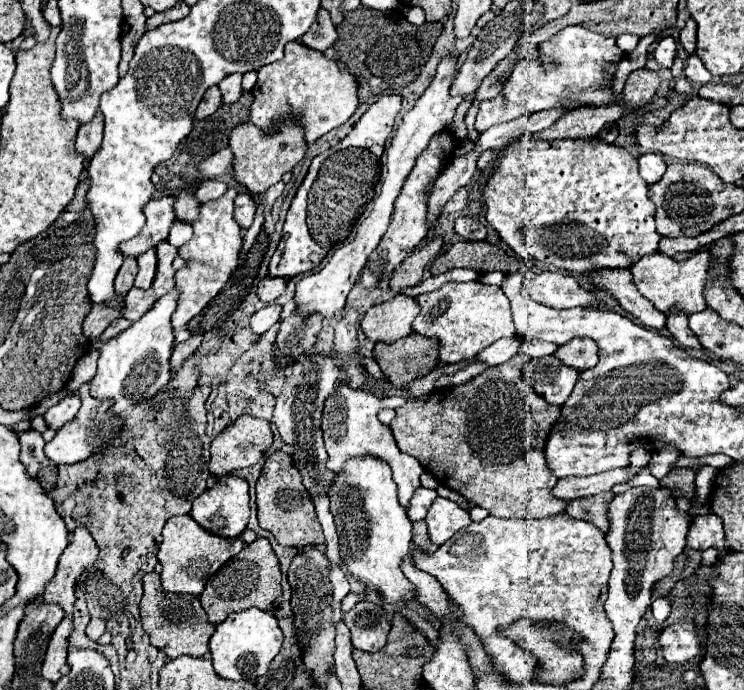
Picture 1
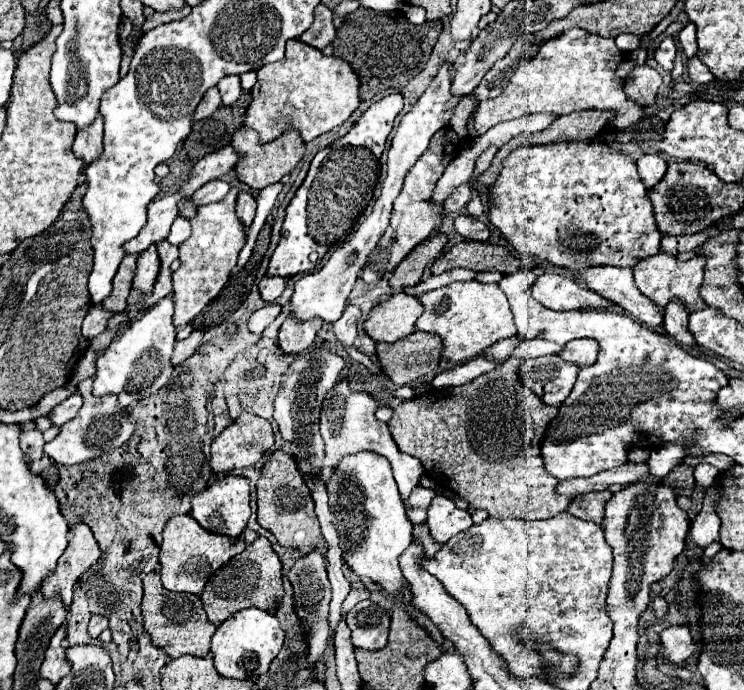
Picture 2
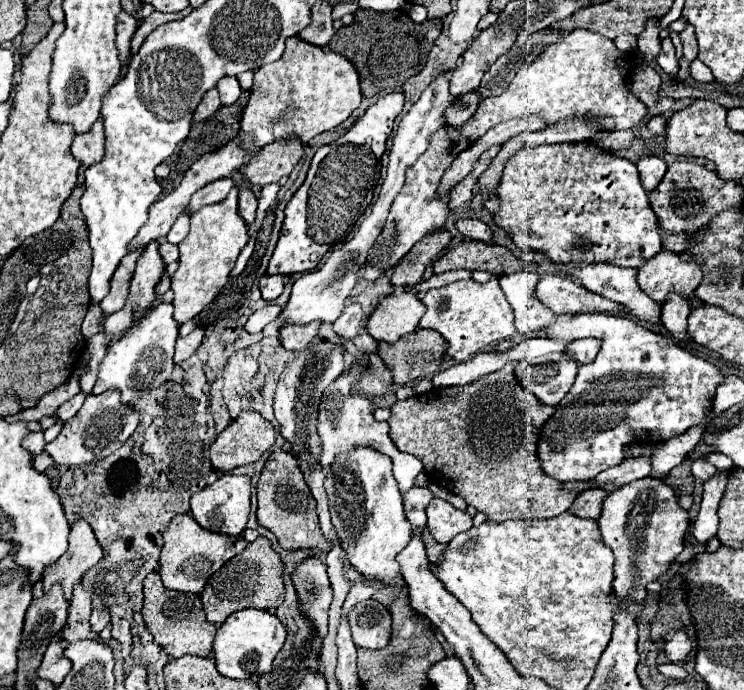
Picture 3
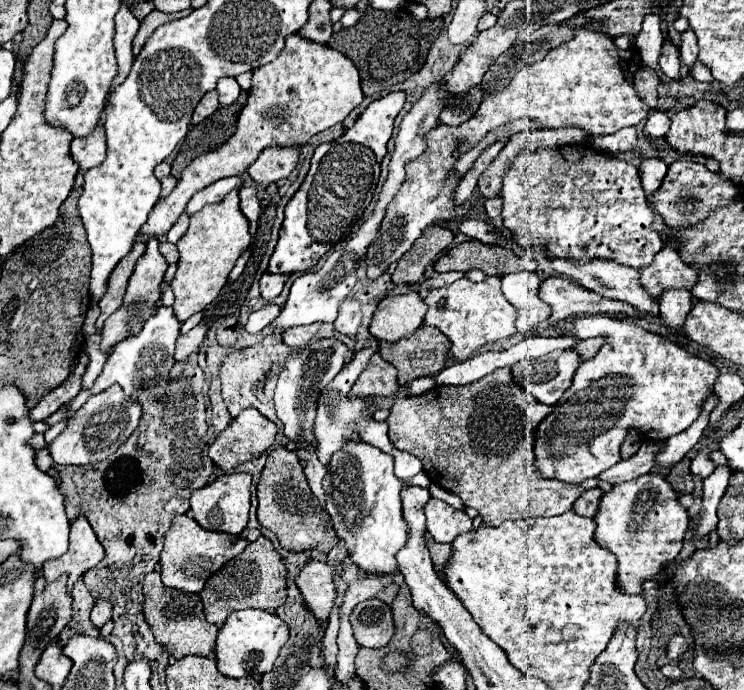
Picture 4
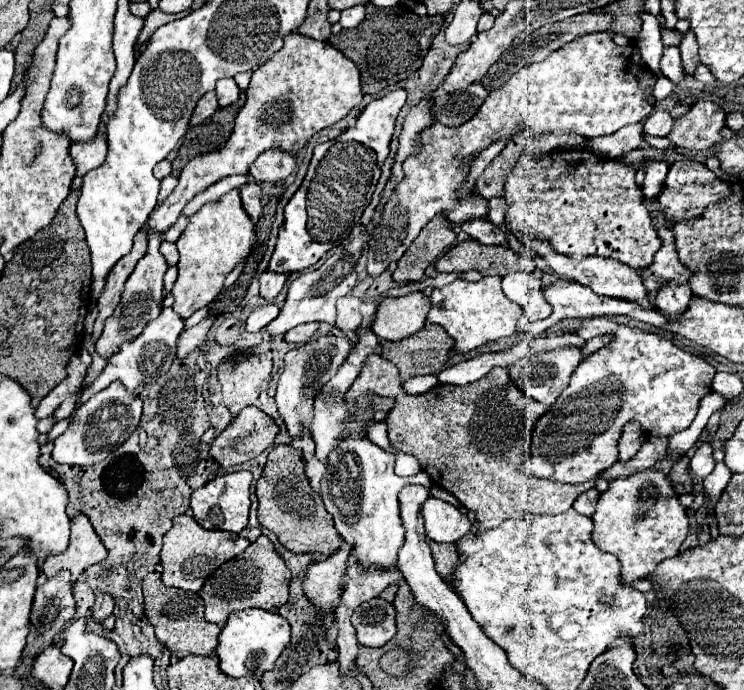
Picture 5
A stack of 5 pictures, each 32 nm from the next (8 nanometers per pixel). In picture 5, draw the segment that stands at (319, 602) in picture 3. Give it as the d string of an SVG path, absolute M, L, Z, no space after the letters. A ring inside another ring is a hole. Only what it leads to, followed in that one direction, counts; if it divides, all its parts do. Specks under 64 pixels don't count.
M348 548L340 550L336 556L324 562L312 562L302 578L302 588L306 598L318 610L332 610L334 602L340 598L340 584L344 580L348 560Z

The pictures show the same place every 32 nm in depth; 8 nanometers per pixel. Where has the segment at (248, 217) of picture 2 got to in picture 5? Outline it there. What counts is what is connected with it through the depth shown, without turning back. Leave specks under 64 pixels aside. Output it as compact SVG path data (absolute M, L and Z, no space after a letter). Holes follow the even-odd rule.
M244 184L240 188L240 198L242 198L242 208L248 212L252 222L256 224L260 214L262 214L262 204L260 204L260 186L258 184Z

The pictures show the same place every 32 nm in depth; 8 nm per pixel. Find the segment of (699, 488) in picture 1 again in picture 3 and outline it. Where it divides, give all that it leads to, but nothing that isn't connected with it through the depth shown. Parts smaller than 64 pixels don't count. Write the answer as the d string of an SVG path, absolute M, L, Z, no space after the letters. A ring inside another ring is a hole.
M698 458L698 460L694 460L694 464L692 464L692 472L694 472L694 478L698 478L700 482L706 482L706 480L710 480L718 470L716 470L710 462L706 462L704 458Z

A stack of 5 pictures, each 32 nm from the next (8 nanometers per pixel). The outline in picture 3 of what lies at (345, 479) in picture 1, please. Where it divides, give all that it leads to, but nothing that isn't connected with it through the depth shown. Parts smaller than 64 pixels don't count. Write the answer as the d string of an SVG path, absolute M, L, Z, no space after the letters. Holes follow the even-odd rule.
M358 448L356 452L336 458L324 486L328 492L332 524L338 532L340 546L346 552L346 560L364 578L380 580L386 588L398 586L402 574L396 556L408 546L412 526L404 516L402 494L392 474L392 462L372 448Z

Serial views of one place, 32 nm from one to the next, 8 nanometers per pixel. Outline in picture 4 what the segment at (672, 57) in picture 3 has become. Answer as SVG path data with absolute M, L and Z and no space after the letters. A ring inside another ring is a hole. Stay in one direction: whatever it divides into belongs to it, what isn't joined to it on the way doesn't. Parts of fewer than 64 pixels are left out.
M664 40L662 44L662 54L658 58L660 70L670 78L670 80L680 80L680 58L678 50L670 40Z

